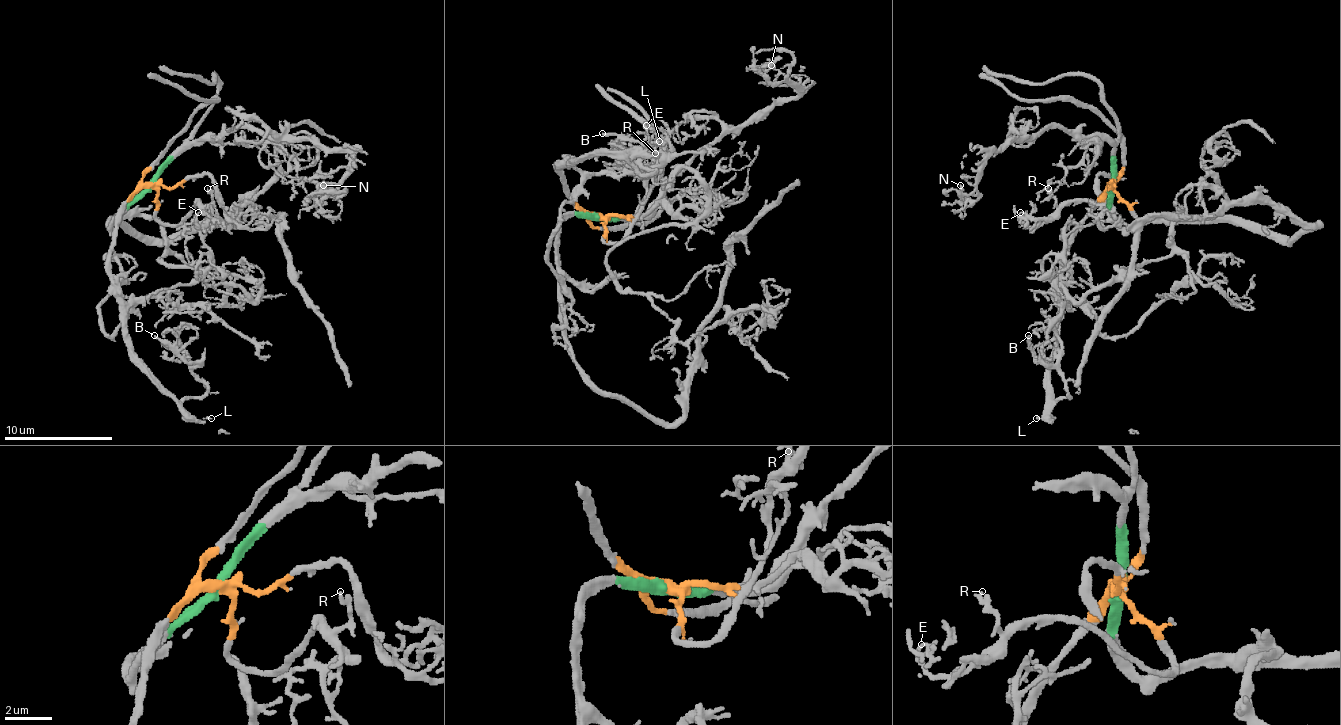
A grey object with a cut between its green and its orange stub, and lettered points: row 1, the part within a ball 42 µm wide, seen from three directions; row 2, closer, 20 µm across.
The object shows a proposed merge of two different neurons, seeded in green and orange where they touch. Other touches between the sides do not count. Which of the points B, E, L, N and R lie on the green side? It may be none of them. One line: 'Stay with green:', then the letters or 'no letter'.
Stay with green: N

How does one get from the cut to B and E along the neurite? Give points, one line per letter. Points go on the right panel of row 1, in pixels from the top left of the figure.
B: (1112, 184), (1084, 219), (1063, 263), (1049, 396), (1055, 401), (1068, 396), (1057, 371), (1036, 358), (1027, 336)
E: (1112, 184), (1136, 225), (1125, 225), (1095, 203), (1068, 200), (1052, 217), (1030, 217), (1019, 211)

